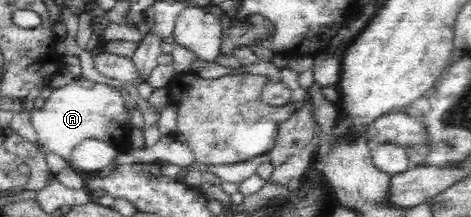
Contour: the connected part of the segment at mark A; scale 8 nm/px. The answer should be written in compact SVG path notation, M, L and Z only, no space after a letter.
M78 77L70 83L54 87L42 109L32 111L30 123L39 143L46 149L70 161L71 151L82 140L92 138L118 149L129 146L133 125L124 98L116 88Z

